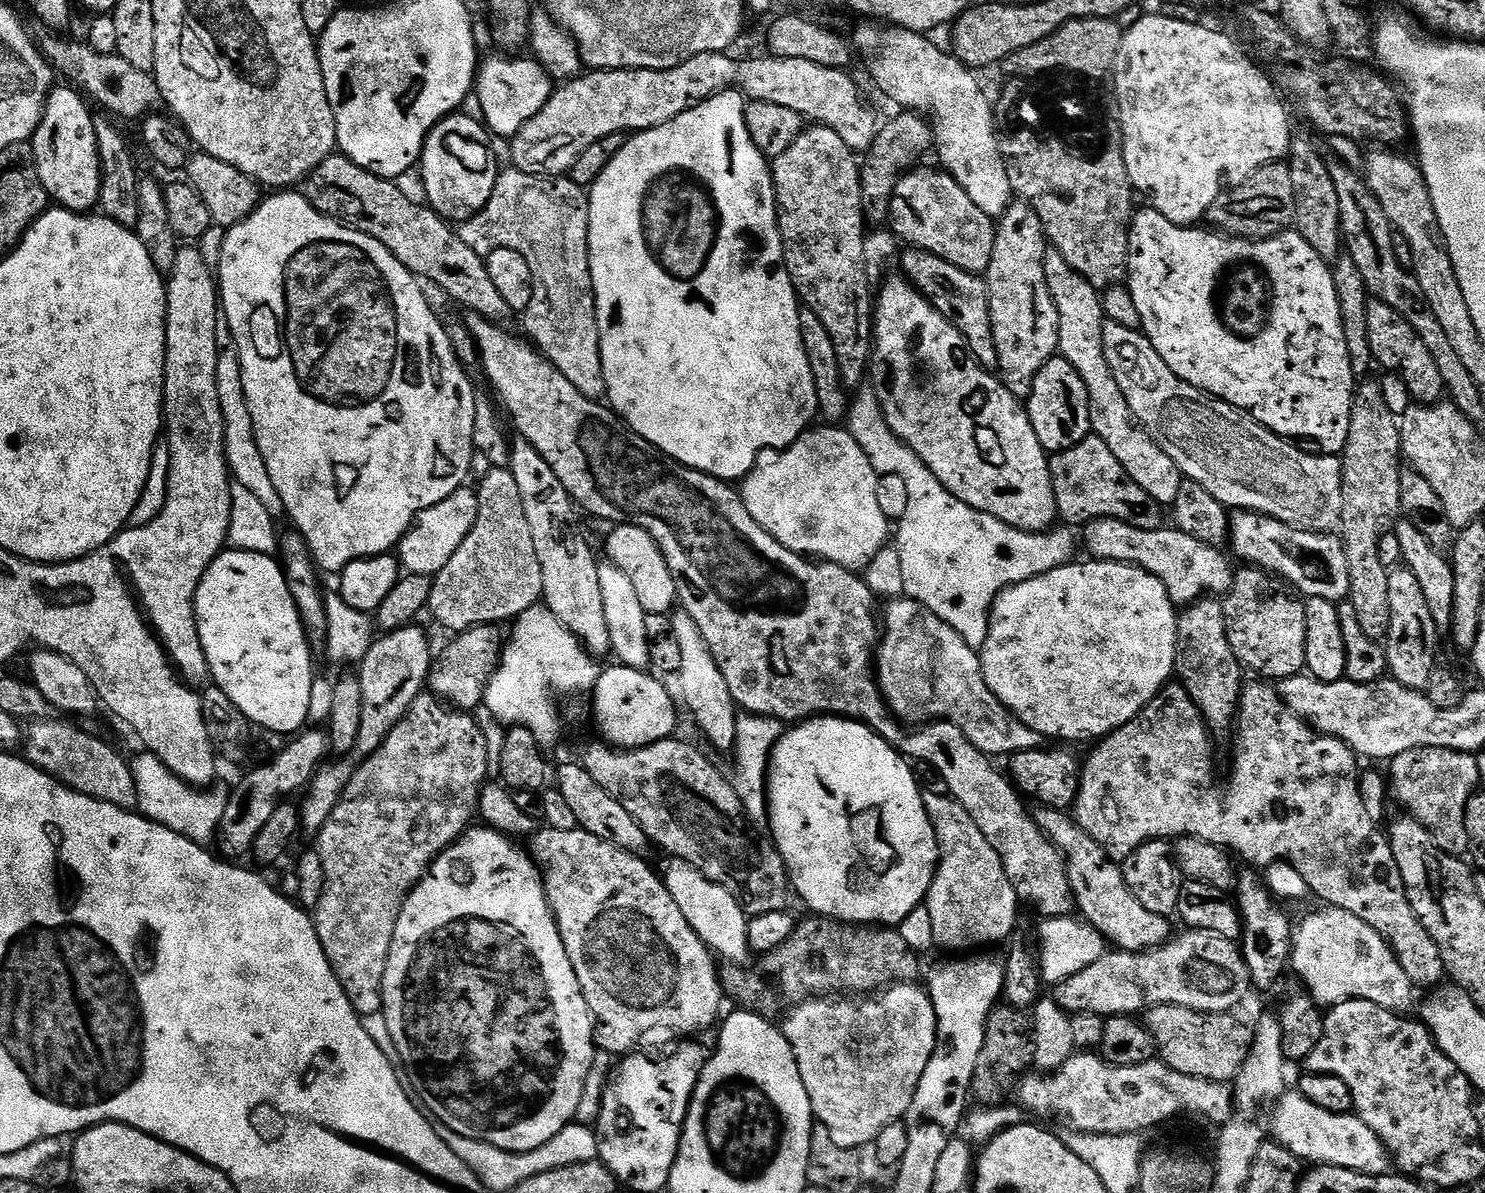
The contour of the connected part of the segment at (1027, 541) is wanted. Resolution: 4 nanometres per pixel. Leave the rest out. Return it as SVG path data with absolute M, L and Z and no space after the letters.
M864 386L855 393L846 417L846 430L862 446L862 454L870 458L870 466L880 476L898 474L906 482L910 493L910 502L906 506L906 514L898 522L894 532L894 545L902 558L902 575L905 582L904 596L909 600L917 600L926 610L938 614L942 622L946 622L966 642L966 646L979 650L986 642L988 633L988 613L996 601L997 594L1004 588L1014 586L1018 582L1026 582L1038 574L1046 574L1055 568L1069 563L1078 548L1078 536L1071 527L1056 526L1041 534L1038 532L1023 532L998 518L994 514L986 514L982 510L974 510L974 506L966 506L918 458L914 450L910 450L890 430L886 418L882 414L882 406L876 397L876 391L870 386Z

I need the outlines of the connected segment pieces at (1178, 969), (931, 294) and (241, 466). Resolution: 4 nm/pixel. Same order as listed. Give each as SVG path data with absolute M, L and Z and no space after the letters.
M1190 928L1181 933L1181 936L1180 933L1173 935L1168 943L1149 948L1146 952L1105 951L1104 956L1094 962L1094 966L1086 966L1086 970L1078 970L1074 978L1066 978L1055 985L1054 999L1057 1006L1069 1014L1092 1013L1105 1018L1140 1014L1147 1009L1157 1008L1159 1004L1177 1004L1199 1012L1231 1013L1236 1010L1232 1008L1238 1007L1248 988L1253 987L1250 970L1239 943L1210 930Z
M909 247L908 253L899 257L903 275L907 277L917 292L931 299L938 309L966 338L972 356L986 371L995 373L998 369L998 350L994 344L994 330L990 320L988 285L975 272L958 270L950 262L938 258L920 248Z
M226 326L218 330L218 346L221 348L218 354L218 368L216 370L216 382L218 384L218 402L222 406L222 422L224 423L224 457L228 463L228 471L235 483L246 486L250 494L255 494L266 506L266 511L272 515L272 519L280 522L285 519L282 498L278 498L278 490L274 490L274 482L270 479L270 470L266 470L266 462L262 462L262 450L258 450L258 442L254 438L254 418L250 418L250 406L246 402L246 390L242 386L242 366L240 355L237 354L232 342L232 331Z

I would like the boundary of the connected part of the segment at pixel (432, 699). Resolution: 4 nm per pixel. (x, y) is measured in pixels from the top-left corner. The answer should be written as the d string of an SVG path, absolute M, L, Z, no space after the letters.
M422 694L410 706L410 710L390 730L390 734L382 742L380 749L374 755L367 757L363 761L361 768L357 767L353 771L350 782L346 790L340 796L338 806L330 814L330 818L318 833L320 845L318 851L321 856L322 866L325 867L325 886L322 890L321 900L314 909L314 919L316 921L316 933L322 942L322 950L326 950L326 958L342 986L346 990L346 998L350 998L350 1006L362 1018L369 1018L381 1011L384 1007L384 975L386 974L386 962L390 954L390 946L394 942L394 926L398 926L398 918L402 914L402 906L408 901L408 896L416 888L417 884L423 880L428 872L428 867L433 864L436 857L441 852L447 850L451 844L455 844L466 829L473 823L480 807L480 792L484 789L488 776L488 736L480 729L480 724L476 721L475 715L461 712L440 699L439 696Z

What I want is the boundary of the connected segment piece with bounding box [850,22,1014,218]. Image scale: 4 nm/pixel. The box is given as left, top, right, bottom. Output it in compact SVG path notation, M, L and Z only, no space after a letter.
M860 22L856 33L850 36L855 51L864 56L872 56L872 80L904 110L923 114L930 121L934 137L935 151L940 151L943 171L950 175L970 194L970 202L982 210L982 214L1000 218L1014 200L1010 178L1007 177L1006 162L1000 153L1001 137L996 136L998 125L994 119L994 104L976 81L977 73L964 67L955 55L943 52L936 44L931 44L927 35L919 32L905 32L895 26L877 26L872 22Z

